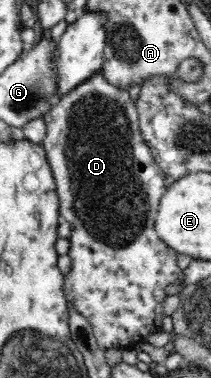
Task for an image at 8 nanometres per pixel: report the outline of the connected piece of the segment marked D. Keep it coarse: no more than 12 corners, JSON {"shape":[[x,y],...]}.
{"shape":[[100,72],[43,114],[66,298],[102,350],[163,331],[166,175]]}

